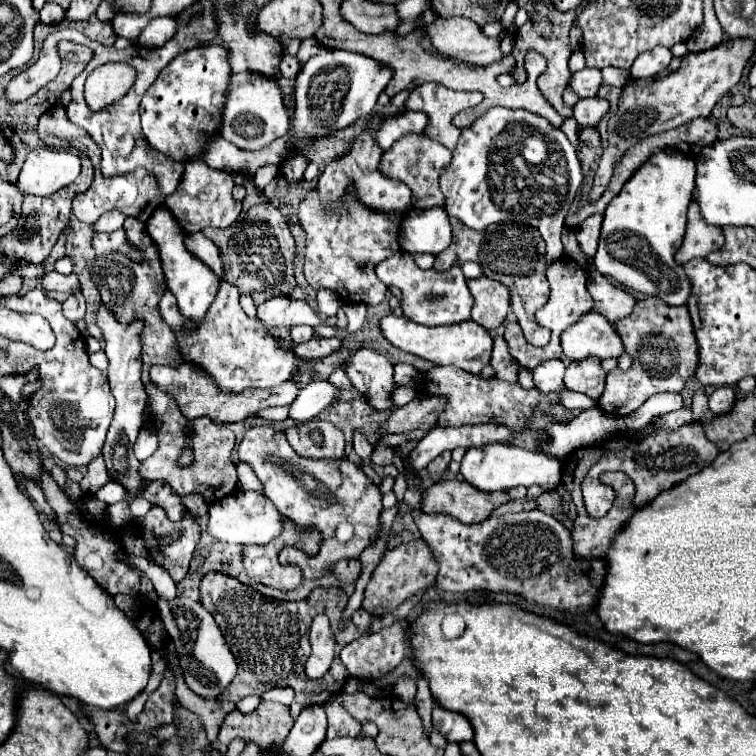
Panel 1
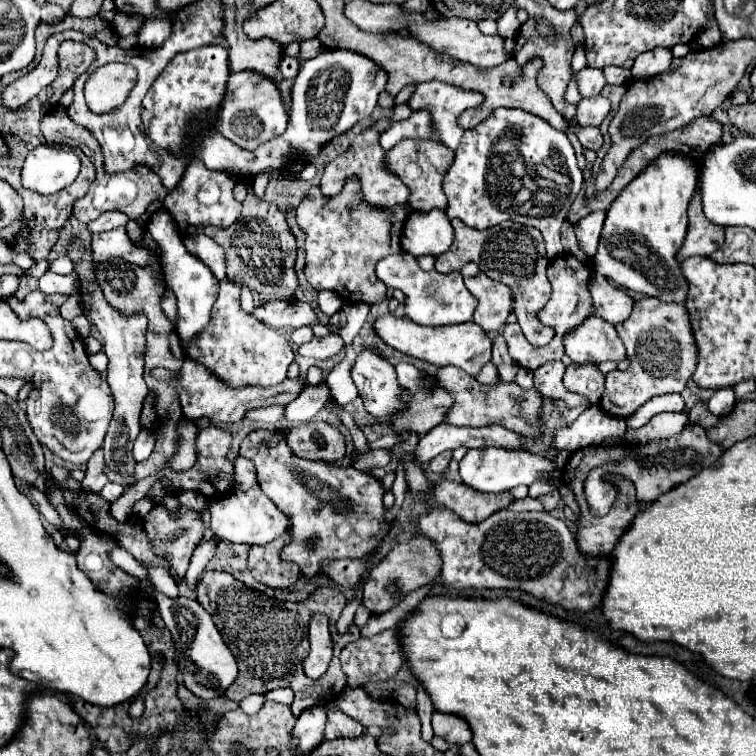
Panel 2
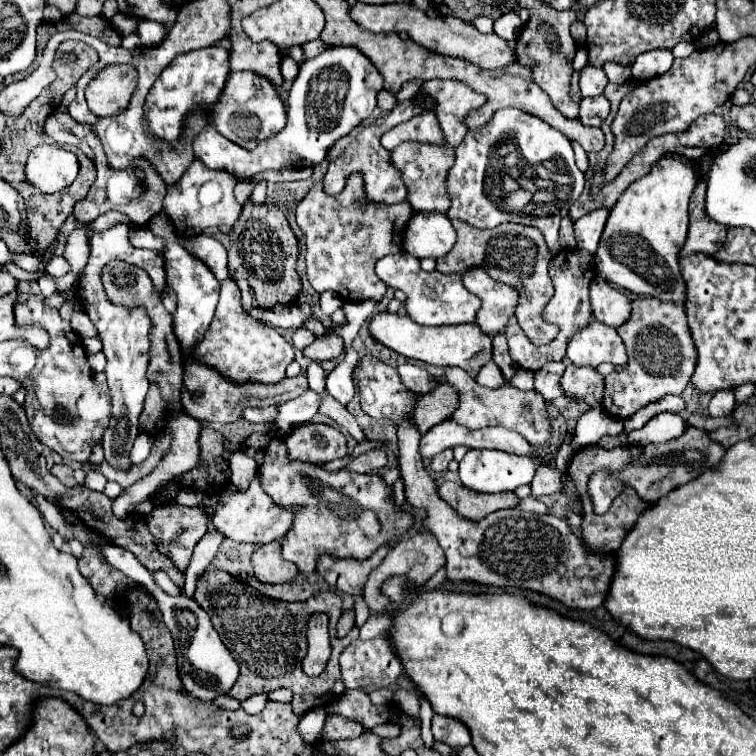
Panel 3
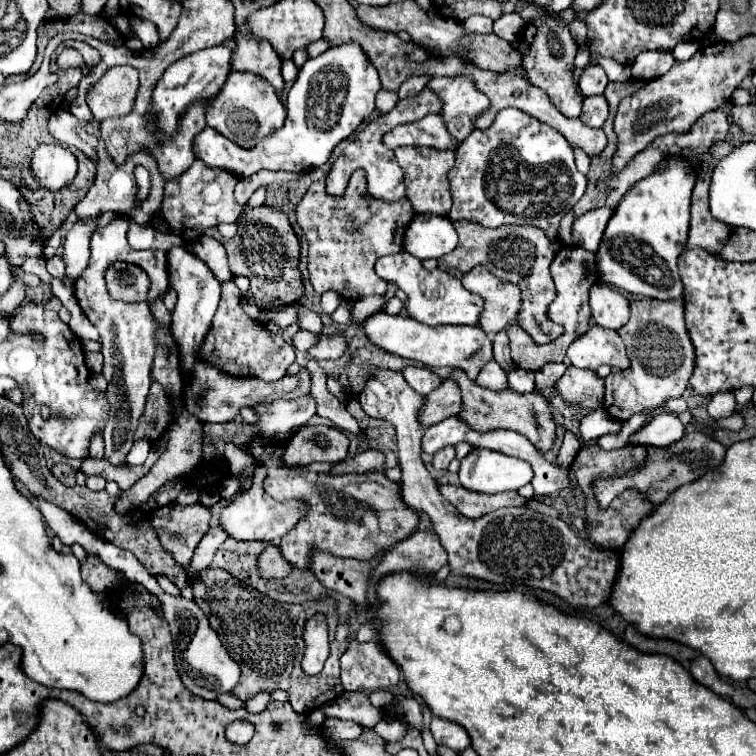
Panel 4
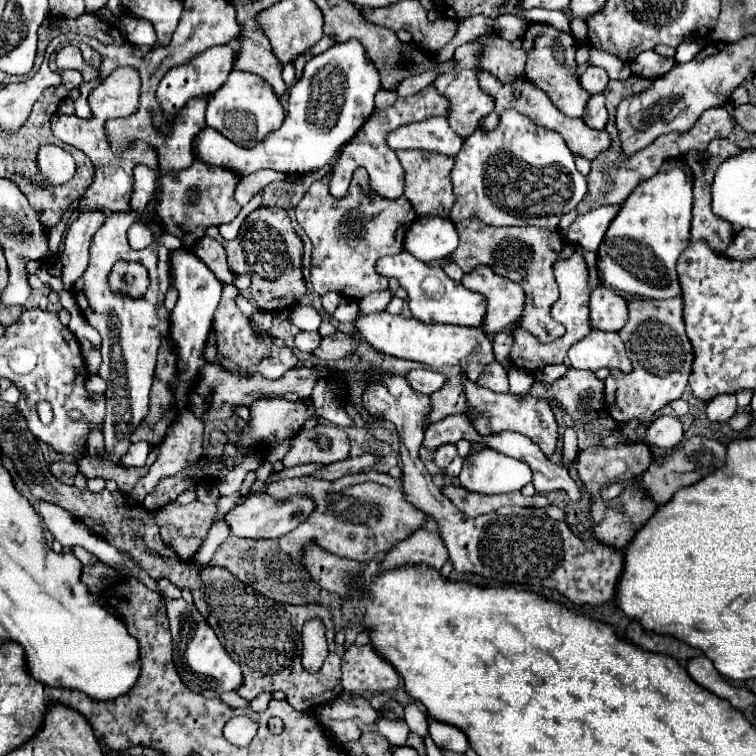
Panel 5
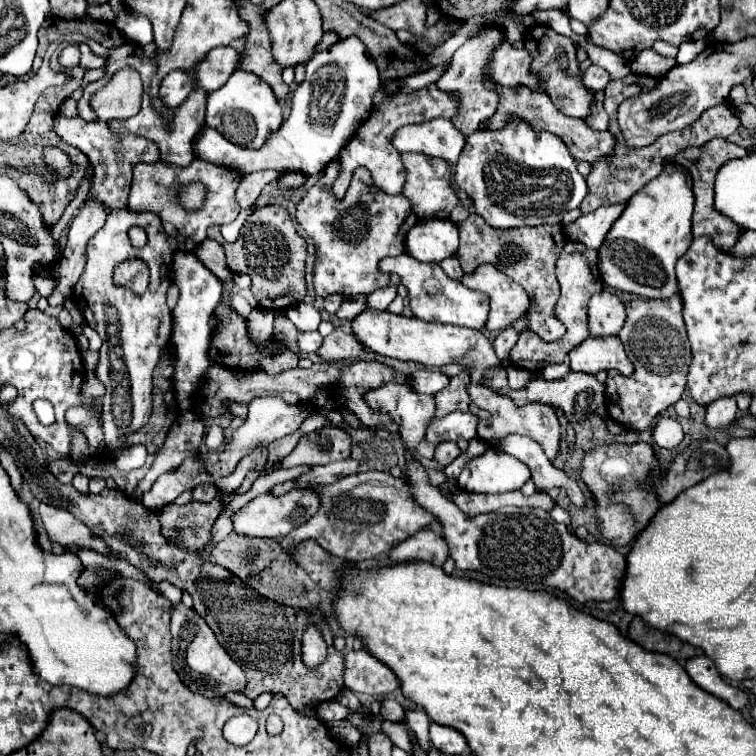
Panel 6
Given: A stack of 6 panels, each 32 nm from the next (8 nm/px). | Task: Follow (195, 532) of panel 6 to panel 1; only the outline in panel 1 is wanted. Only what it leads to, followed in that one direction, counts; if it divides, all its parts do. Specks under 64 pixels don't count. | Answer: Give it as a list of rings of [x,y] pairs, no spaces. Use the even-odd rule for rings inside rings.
[[[154,506],[154,508],[140,520],[140,532],[142,532],[144,540],[146,540],[146,546],[150,548],[152,558],[154,558],[160,566],[164,566],[164,568],[170,572],[170,576],[174,578],[174,582],[180,582],[180,580],[186,576],[188,564],[190,564],[190,558],[192,558],[192,552],[194,552],[194,548],[196,548],[198,542],[200,542],[202,528],[200,528],[200,524],[198,524],[198,520],[192,518],[190,512],[186,512],[186,514],[184,514],[184,520],[172,522],[172,520],[168,520],[168,516],[166,516],[166,512],[164,512],[162,508],[156,508],[156,506]]]

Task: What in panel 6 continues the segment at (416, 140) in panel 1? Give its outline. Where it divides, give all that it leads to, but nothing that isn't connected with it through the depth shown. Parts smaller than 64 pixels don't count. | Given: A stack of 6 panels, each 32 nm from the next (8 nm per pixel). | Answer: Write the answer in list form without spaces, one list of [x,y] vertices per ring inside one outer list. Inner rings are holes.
[[[414,152],[402,154],[402,160],[404,160],[404,166],[408,170],[406,198],[412,204],[412,212],[418,218],[438,218],[438,220],[450,218],[450,212],[452,212],[452,208],[456,208],[458,198],[452,192],[450,182],[448,182],[448,164],[444,160],[430,158],[424,154],[414,154]]]

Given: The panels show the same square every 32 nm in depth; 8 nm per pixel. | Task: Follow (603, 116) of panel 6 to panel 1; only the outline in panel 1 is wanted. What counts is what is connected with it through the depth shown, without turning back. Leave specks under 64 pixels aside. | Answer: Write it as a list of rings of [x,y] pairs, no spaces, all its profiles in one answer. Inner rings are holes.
[[[582,98],[574,106],[574,118],[580,126],[598,126],[602,116],[608,112],[610,104],[604,98]]]

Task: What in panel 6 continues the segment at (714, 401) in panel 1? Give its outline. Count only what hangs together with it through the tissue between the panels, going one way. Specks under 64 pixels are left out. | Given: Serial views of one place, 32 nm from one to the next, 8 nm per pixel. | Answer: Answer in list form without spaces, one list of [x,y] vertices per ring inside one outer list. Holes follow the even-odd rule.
[[[722,397],[716,402],[712,402],[706,408],[706,428],[708,430],[726,430],[734,424],[738,407],[736,399],[732,397]]]

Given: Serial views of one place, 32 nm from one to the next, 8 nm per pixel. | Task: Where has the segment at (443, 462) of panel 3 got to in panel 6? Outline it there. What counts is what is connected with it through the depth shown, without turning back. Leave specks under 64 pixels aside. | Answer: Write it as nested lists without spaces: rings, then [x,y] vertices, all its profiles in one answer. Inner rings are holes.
[[[448,440],[448,442],[440,444],[440,446],[436,446],[436,454],[434,454],[434,458],[436,458],[436,462],[444,468],[444,466],[448,466],[452,460],[456,460],[458,454],[460,454],[458,444],[452,442],[452,440]]]

